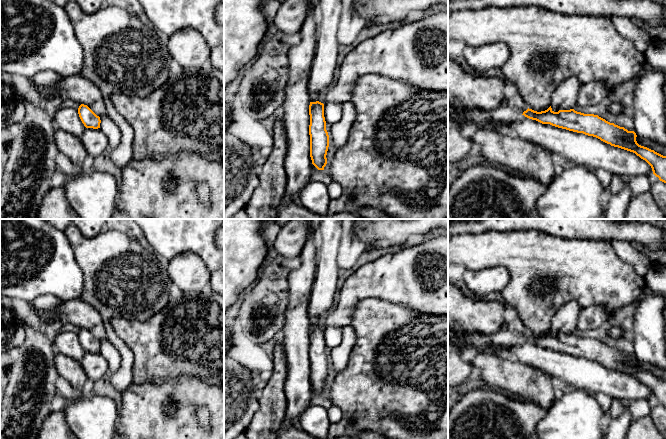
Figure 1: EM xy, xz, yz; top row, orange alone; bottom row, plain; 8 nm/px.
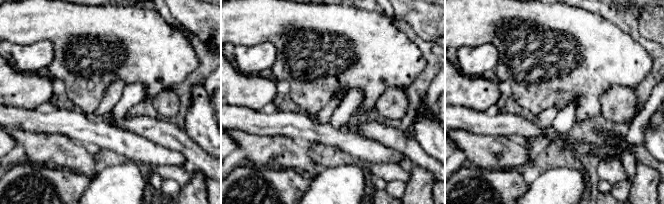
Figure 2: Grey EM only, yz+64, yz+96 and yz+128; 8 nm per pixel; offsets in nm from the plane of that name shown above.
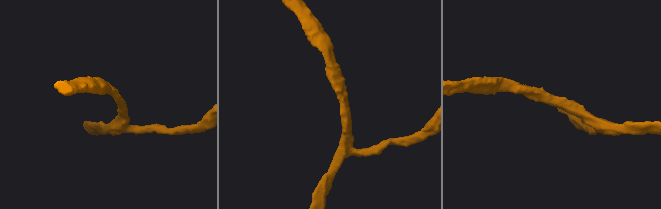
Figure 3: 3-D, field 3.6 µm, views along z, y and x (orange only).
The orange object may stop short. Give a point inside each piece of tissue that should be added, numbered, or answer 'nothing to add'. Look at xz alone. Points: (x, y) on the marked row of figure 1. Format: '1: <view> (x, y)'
nothing to add

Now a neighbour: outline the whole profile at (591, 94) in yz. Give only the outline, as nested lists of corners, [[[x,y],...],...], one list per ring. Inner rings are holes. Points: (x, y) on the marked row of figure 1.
[[[602,81],[590,82],[582,85],[575,106],[583,108],[596,106],[609,97],[613,91],[614,90],[609,89]]]

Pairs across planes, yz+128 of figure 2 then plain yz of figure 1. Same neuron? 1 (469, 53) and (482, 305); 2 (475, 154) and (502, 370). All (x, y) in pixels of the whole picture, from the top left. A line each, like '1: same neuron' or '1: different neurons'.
1: different neurons
2: same neuron

